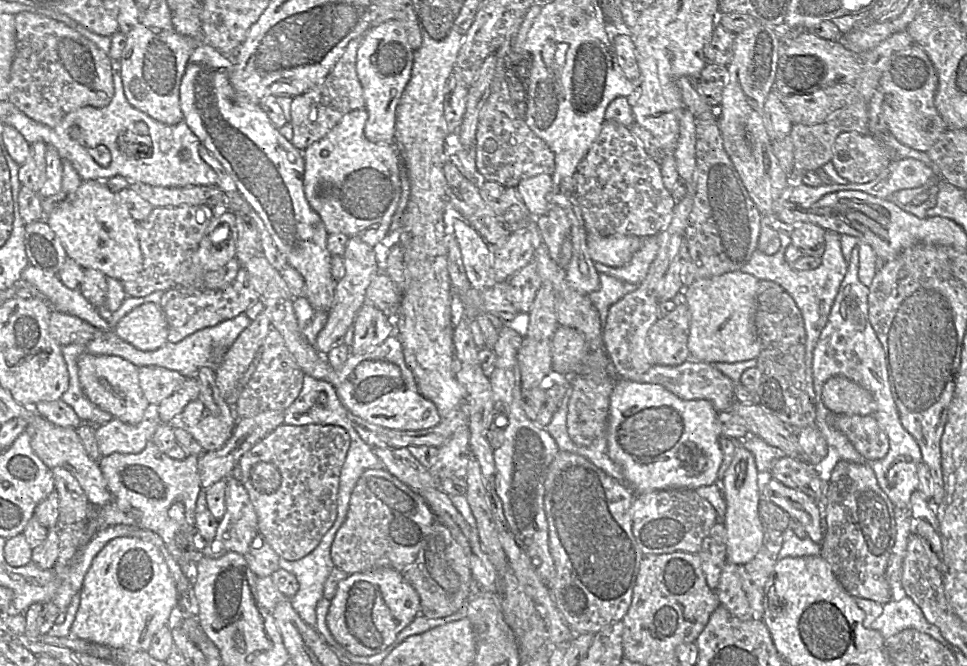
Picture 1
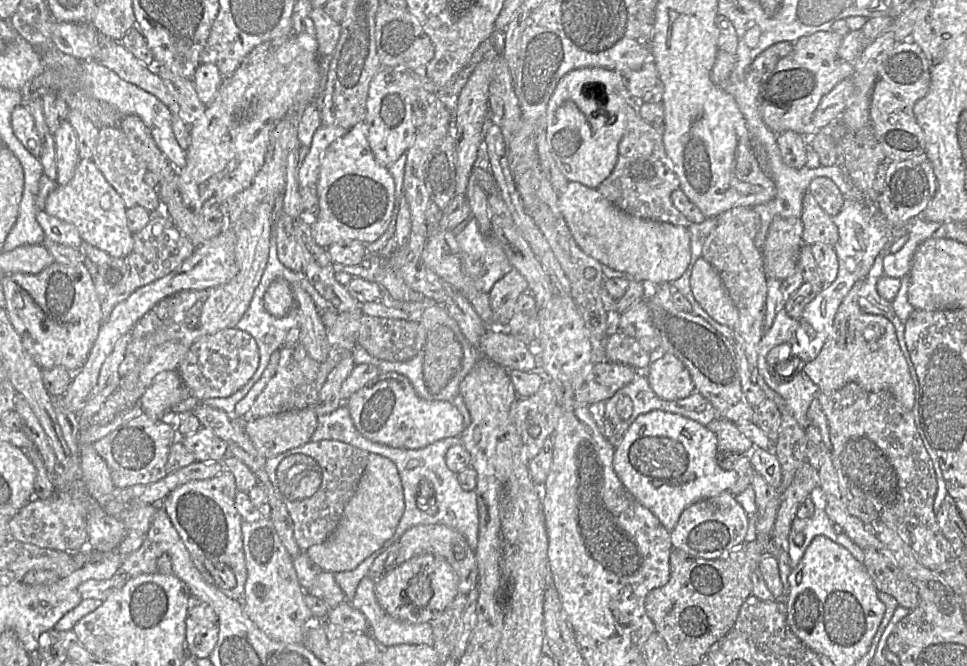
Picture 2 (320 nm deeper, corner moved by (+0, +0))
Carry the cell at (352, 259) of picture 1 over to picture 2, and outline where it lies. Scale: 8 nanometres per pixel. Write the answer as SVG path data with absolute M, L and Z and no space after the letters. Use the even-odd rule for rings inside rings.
M349 354L329 372L312 407L316 415L329 414L339 407L341 385L350 375L354 366L352 354Z

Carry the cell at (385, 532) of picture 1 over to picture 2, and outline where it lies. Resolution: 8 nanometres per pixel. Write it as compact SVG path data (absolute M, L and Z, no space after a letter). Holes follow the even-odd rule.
M442 524L416 525L406 530L398 539L398 543L400 549L394 567L416 555L432 553L443 557L457 574L459 594L466 595L472 589L478 588L478 567L475 553L458 531Z

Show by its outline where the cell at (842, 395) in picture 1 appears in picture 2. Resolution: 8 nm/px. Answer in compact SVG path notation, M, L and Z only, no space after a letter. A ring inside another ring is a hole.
M863 280L858 281L843 299L834 318L832 331L819 355L804 366L804 372L819 387L819 393L831 394L846 384L856 383L867 391L888 391L911 411L916 397L916 387L909 365L900 348L895 327L884 316L865 313L858 304L858 293Z

